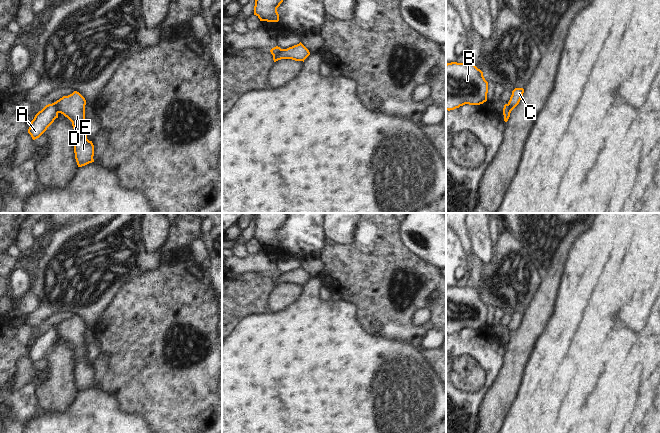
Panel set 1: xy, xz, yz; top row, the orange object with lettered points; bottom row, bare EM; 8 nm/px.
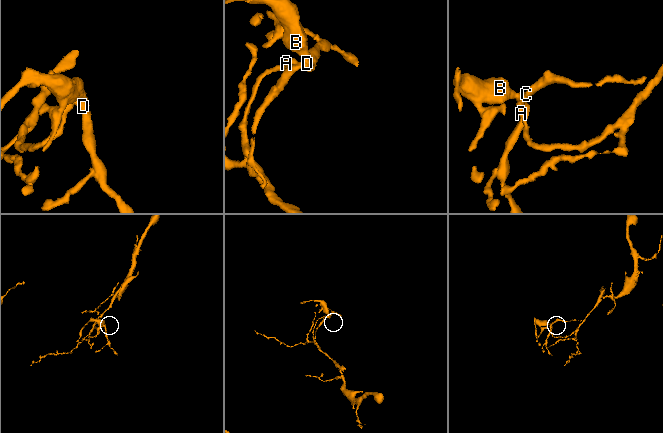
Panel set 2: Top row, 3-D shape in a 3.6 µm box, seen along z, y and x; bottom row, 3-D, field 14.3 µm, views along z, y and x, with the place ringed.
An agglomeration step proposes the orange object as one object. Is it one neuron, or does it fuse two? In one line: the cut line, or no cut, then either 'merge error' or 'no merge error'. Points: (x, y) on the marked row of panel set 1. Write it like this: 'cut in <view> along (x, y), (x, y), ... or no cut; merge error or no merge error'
cut in xy along (52, 103), (58, 112); merge error

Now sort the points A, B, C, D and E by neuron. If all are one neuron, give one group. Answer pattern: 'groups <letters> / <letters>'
groups A / B C D E

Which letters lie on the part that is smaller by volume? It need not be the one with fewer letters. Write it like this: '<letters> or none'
B, C, D, E

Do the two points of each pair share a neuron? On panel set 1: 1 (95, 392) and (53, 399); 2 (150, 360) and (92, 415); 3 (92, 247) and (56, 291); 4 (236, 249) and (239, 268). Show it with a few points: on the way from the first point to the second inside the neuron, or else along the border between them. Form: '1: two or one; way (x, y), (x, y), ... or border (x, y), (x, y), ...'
1: two; border (78, 391), (74, 399), (60, 412)
2: two; border (101, 385), (114, 395), (118, 408), (128, 414)
3: one; way (89, 258), (67, 280)
4: two; border (232, 254), (237, 256), (248, 255)

